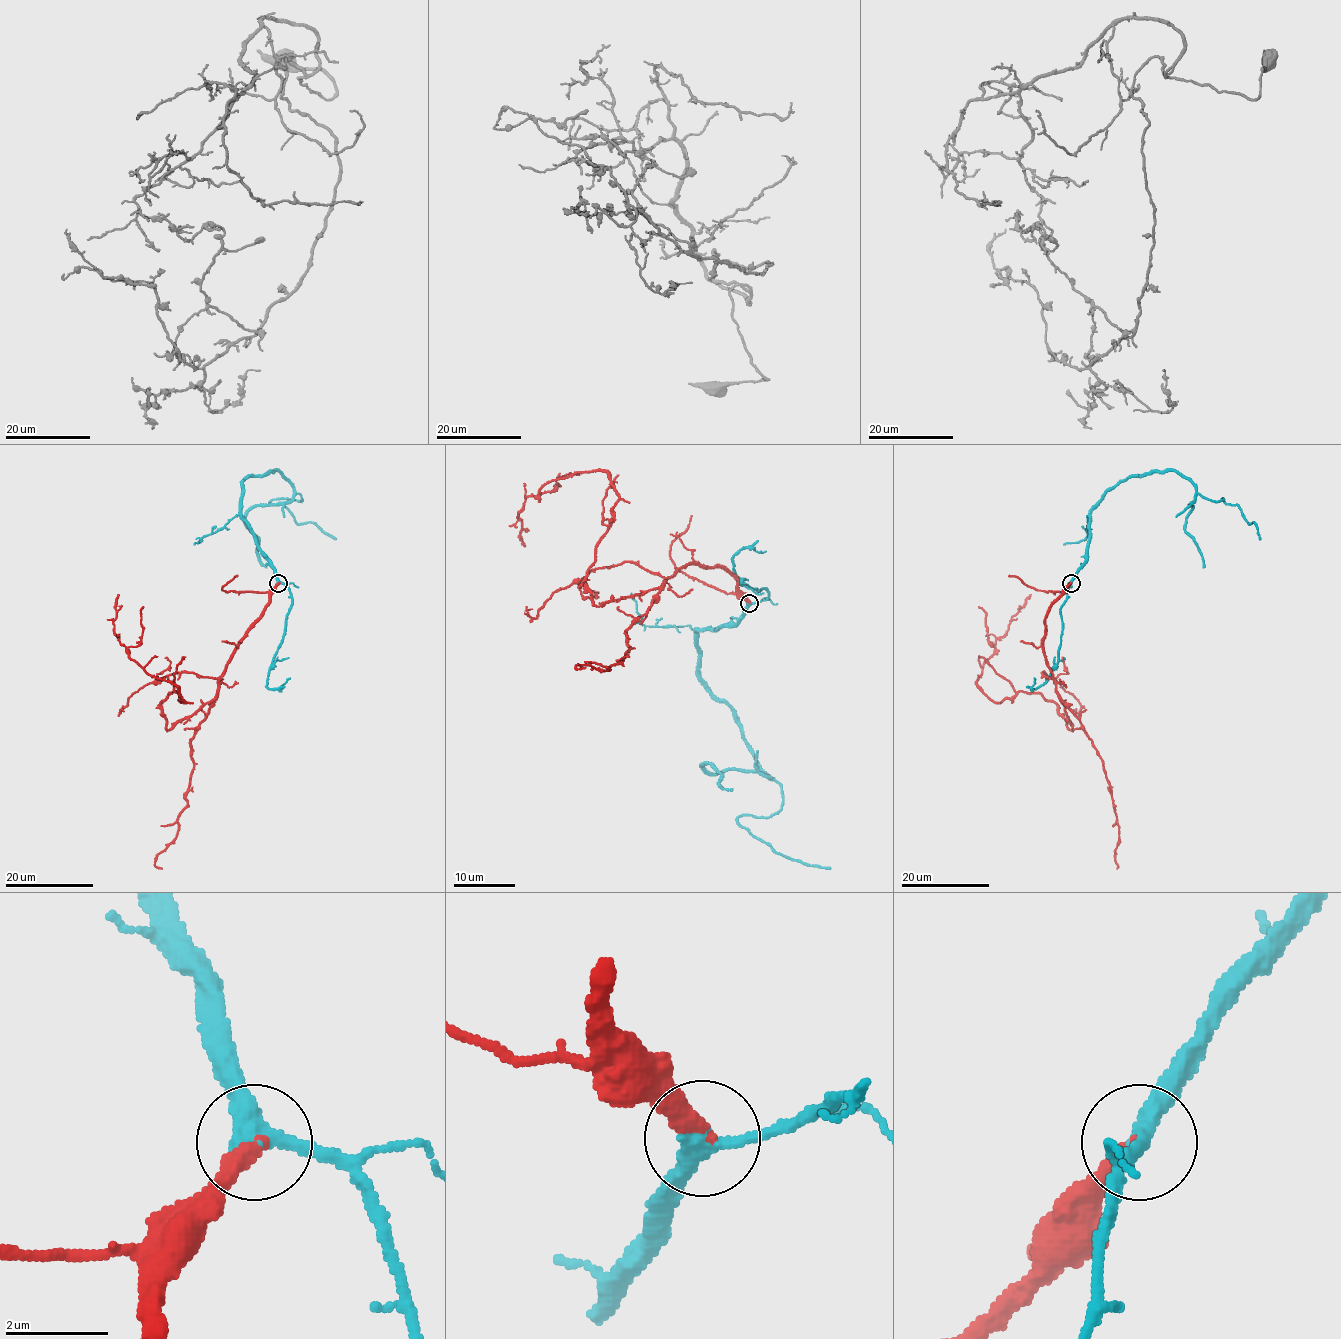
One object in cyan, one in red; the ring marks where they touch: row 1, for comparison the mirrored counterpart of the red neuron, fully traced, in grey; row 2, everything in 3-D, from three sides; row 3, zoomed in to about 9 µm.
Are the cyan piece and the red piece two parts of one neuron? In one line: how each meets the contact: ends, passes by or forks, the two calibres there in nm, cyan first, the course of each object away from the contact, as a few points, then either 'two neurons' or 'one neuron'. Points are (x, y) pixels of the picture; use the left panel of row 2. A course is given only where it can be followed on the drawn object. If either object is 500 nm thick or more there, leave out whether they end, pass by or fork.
cyan passes by | red ends | 360/360 nm | cyan via (279, 583), (241, 516), (248, 476), (277, 471), (302, 501), (271, 504), (336, 539) | red via (279, 583), (216, 696), (169, 729), (161, 703), (177, 692), (185, 703), (114, 633), (118, 594) | one neuron

